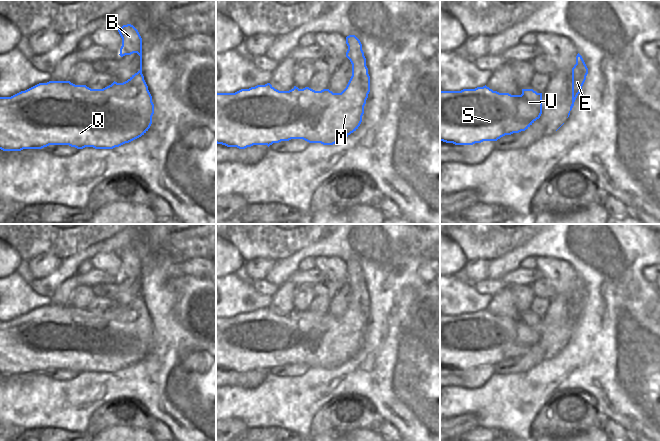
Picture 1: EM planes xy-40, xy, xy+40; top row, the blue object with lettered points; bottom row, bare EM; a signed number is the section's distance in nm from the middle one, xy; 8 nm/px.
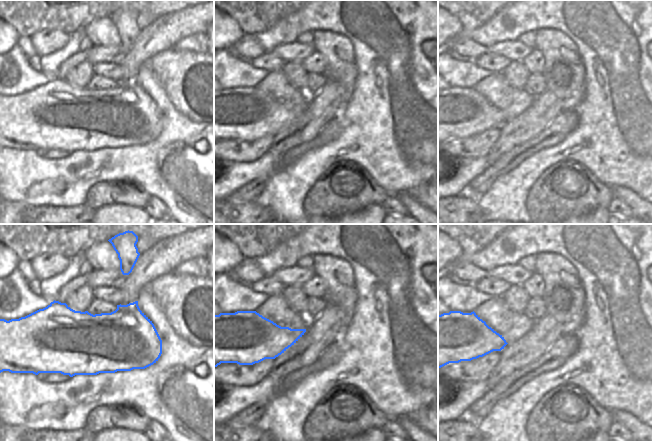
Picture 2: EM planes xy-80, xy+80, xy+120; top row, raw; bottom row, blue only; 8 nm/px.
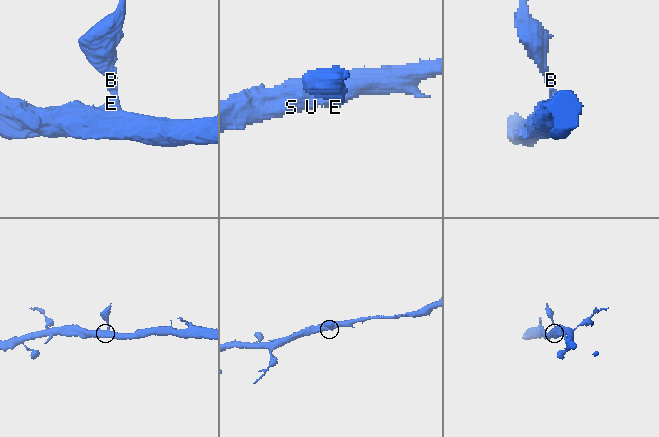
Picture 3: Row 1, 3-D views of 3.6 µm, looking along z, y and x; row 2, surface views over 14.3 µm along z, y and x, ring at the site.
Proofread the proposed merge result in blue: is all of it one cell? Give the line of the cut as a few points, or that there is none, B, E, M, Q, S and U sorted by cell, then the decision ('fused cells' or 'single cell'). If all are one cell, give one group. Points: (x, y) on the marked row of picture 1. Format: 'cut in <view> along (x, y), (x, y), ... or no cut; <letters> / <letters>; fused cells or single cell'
no cut; B E M Q S U; single cell

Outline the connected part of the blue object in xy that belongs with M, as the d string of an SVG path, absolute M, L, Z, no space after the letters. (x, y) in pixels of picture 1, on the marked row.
M349 35L346 37L346 44L348 46L346 57L352 64L352 76L341 93L333 93L329 89L315 91L309 87L299 89L296 86L289 91L279 91L270 83L241 89L235 93L216 93L216 143L239 149L253 145L269 147L273 143L291 139L333 145L356 131L362 122L364 106L370 92L370 76L360 40L355 35Z

